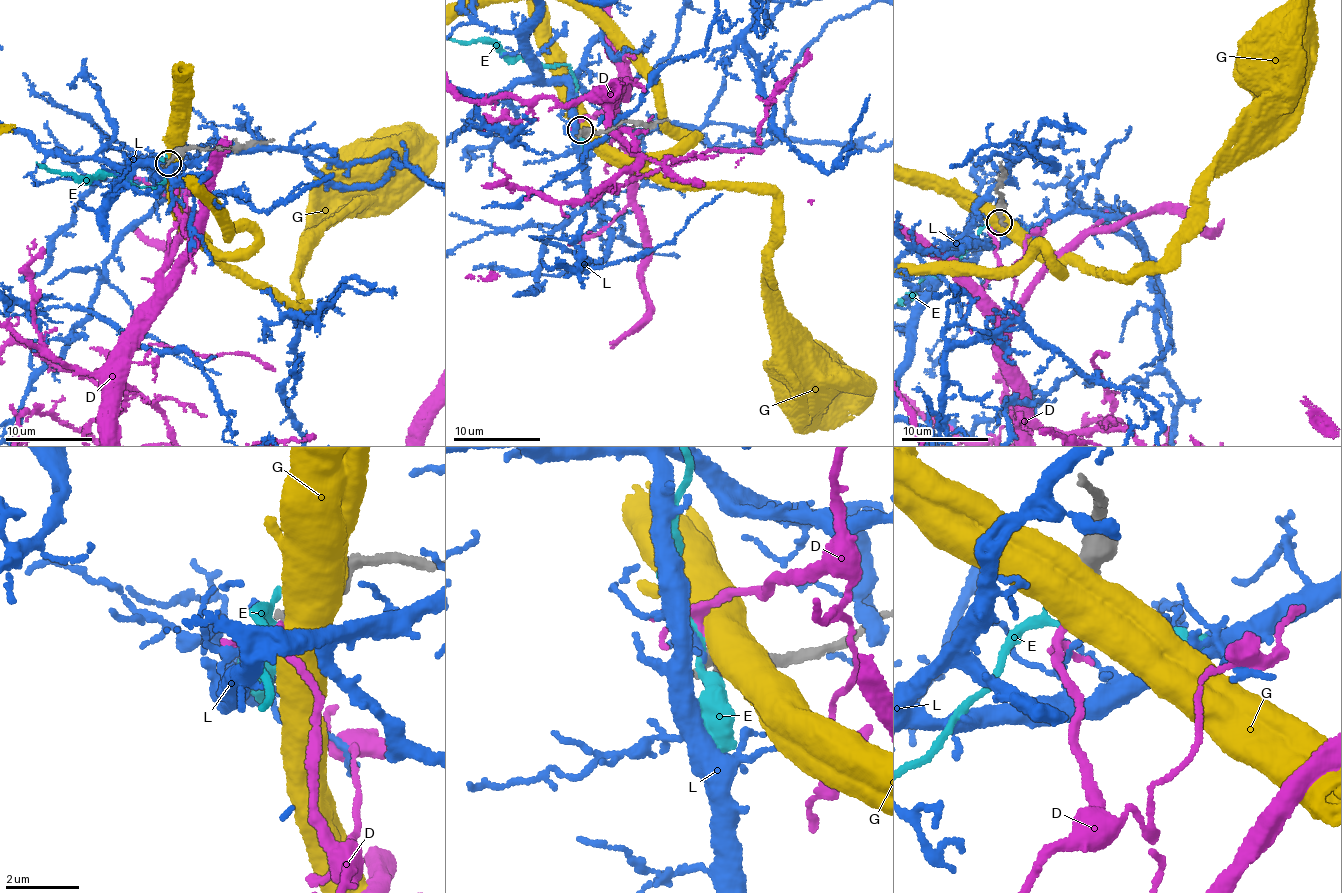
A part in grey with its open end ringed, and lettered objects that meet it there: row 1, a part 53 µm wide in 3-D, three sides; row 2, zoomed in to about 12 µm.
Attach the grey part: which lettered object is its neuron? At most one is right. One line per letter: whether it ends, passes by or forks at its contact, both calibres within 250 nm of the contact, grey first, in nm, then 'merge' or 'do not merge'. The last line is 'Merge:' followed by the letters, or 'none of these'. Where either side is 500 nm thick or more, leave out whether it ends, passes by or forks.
D: it ends | 340/170 nm | merge
E: it passes by | 320/240 nm | do not merge
G: 440/950 nm | do not merge
L: it passes by | 320/130 nm | do not merge
Merge: D

